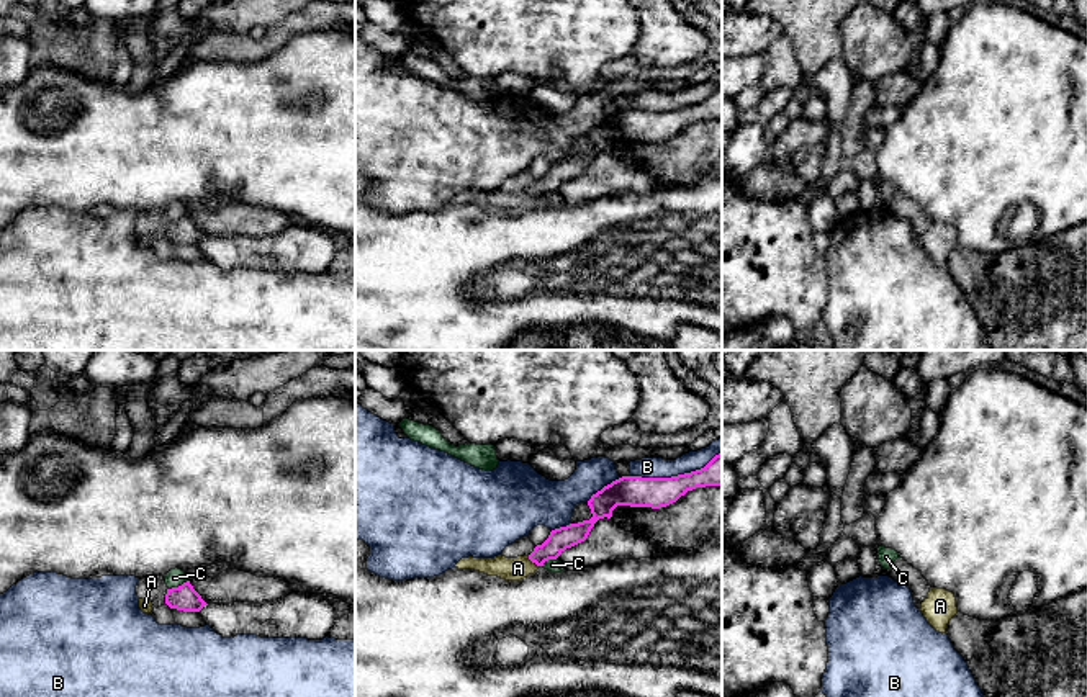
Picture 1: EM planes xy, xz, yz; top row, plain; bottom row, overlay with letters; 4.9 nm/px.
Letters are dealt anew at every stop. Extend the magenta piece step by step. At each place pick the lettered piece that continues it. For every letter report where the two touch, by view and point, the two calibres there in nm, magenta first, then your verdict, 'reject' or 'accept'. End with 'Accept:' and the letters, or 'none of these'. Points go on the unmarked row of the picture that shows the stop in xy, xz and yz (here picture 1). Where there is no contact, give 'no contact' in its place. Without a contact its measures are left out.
A: contact xz (532, 195); calibres 110 and 110 nm; accept
B: contact xz (675, 110); calibres 160 and 100 nm; reject
C: contact xy (179, 220); calibres 130 and 90 nm; reject
Accept: A

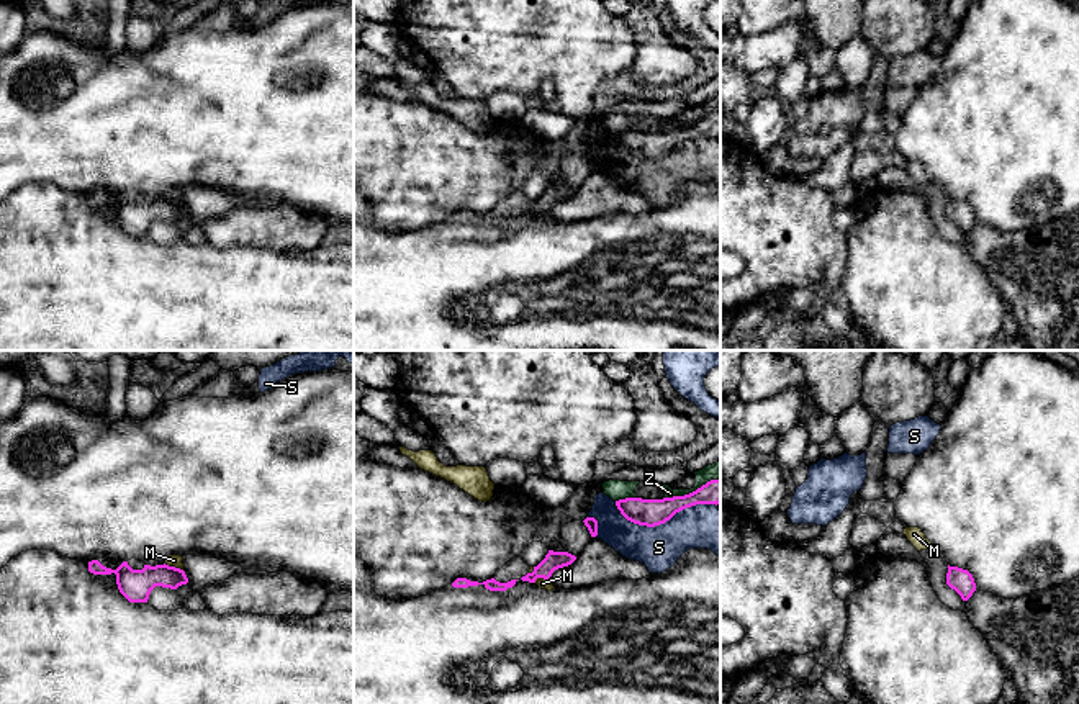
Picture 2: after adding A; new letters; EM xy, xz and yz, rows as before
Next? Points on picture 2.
M: contact xy (174, 200); calibres 160 and 60 nm; reject
S: contact xz (663, 156); calibres 140 and 220 nm; reject
Z: contact xz (693, 125); calibres 140 and 90 nm; reject
Accept: none of these

